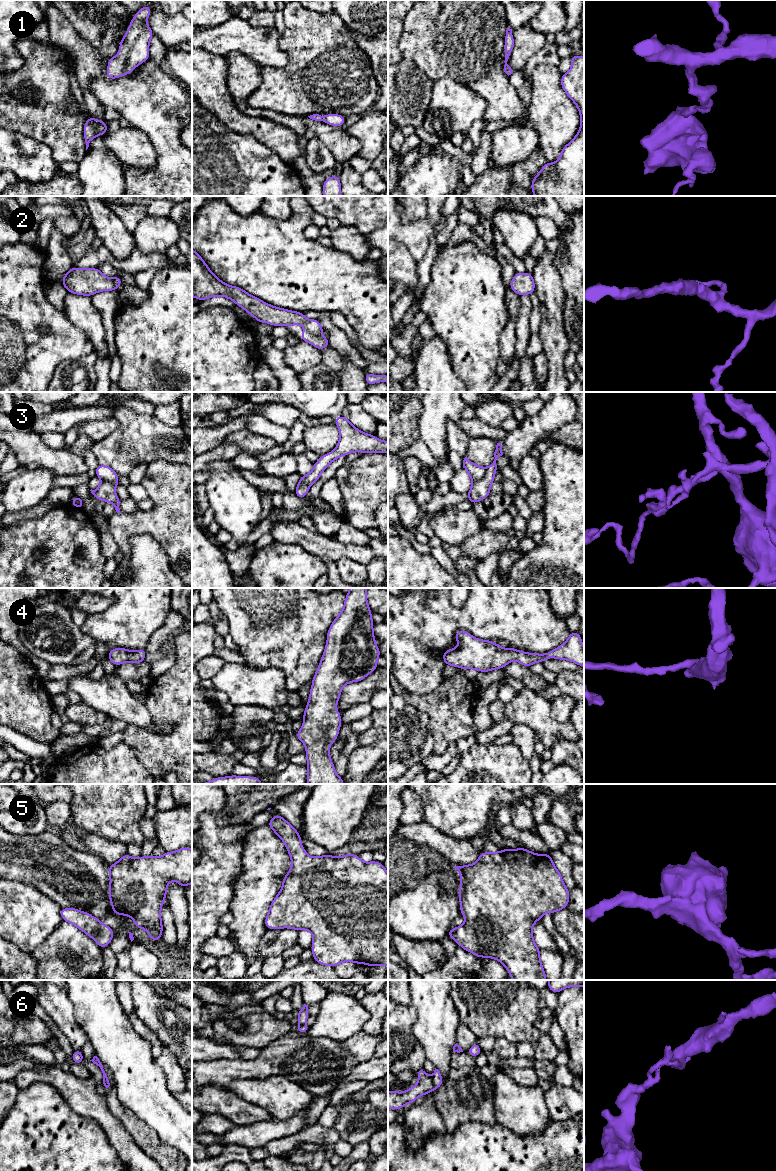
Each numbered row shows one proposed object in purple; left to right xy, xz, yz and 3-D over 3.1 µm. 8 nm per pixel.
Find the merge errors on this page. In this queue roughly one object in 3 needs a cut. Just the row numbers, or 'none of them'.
3, 6

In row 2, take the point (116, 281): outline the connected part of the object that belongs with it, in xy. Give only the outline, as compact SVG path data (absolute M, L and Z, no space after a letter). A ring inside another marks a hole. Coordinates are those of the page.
M72 267L60 280L69 293L92 296L100 291L117 291L123 283L119 275L109 279L98 268Z

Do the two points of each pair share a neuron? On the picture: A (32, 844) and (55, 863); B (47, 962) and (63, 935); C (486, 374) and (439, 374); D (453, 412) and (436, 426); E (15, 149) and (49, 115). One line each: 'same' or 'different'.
A: same
B: same
C: different
D: same
E: different

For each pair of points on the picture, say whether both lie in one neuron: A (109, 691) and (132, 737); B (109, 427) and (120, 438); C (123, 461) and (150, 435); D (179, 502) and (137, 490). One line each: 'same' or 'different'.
A: different
B: different
C: same
D: different

